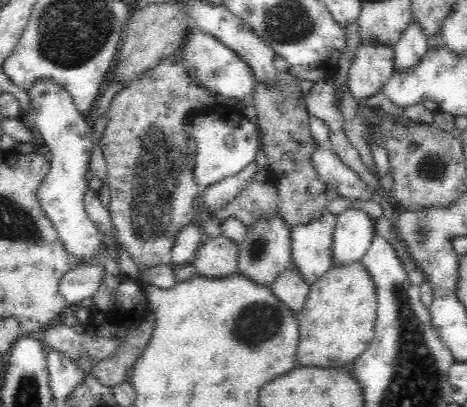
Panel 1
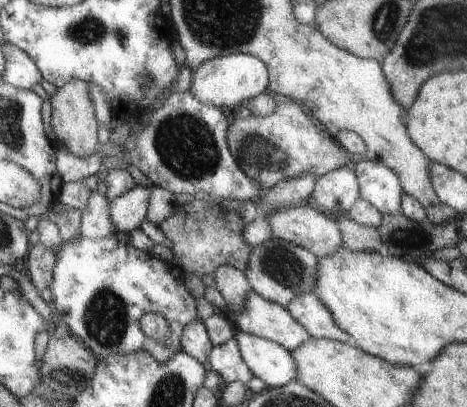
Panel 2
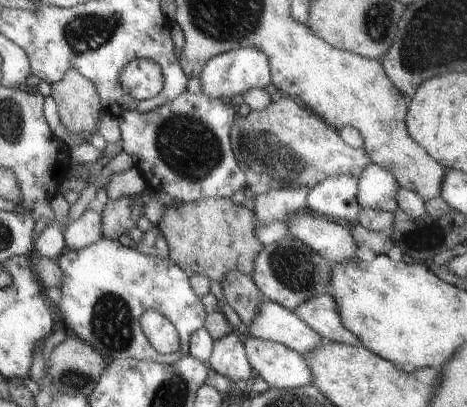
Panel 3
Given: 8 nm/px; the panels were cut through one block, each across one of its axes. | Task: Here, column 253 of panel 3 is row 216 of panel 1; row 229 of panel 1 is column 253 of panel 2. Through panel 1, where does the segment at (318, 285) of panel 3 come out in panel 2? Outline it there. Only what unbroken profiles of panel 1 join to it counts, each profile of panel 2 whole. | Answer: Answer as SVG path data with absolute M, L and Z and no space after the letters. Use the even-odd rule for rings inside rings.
M273 238L251 250L245 268L245 278L253 294L273 304L279 304L281 308L287 308L289 302L301 294L317 294L317 264L319 258L313 256L309 250Z

